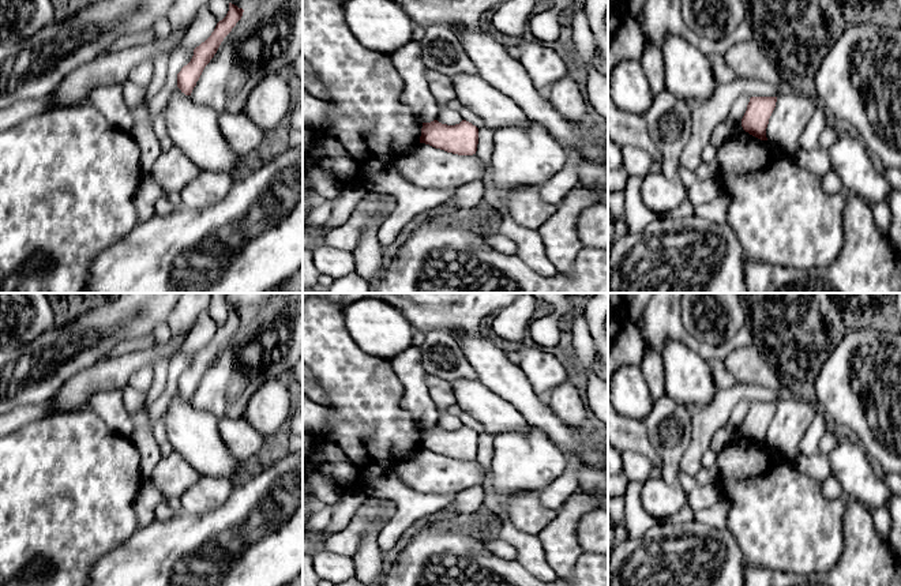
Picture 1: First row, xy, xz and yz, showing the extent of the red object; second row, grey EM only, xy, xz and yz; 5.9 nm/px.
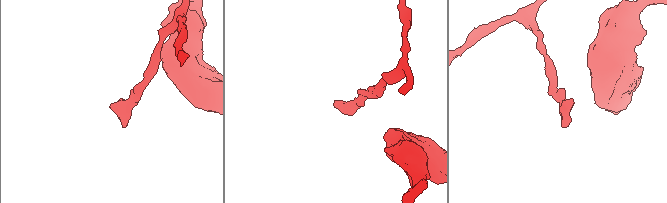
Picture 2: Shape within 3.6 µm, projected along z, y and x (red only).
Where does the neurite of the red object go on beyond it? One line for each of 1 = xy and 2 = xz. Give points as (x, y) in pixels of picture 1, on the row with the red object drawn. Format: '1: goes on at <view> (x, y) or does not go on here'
1: does not go on here
2: does not go on here

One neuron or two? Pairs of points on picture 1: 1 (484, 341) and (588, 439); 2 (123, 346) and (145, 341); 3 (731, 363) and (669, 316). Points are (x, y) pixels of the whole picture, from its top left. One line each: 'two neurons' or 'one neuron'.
1: one neuron
2: one neuron
3: two neurons

